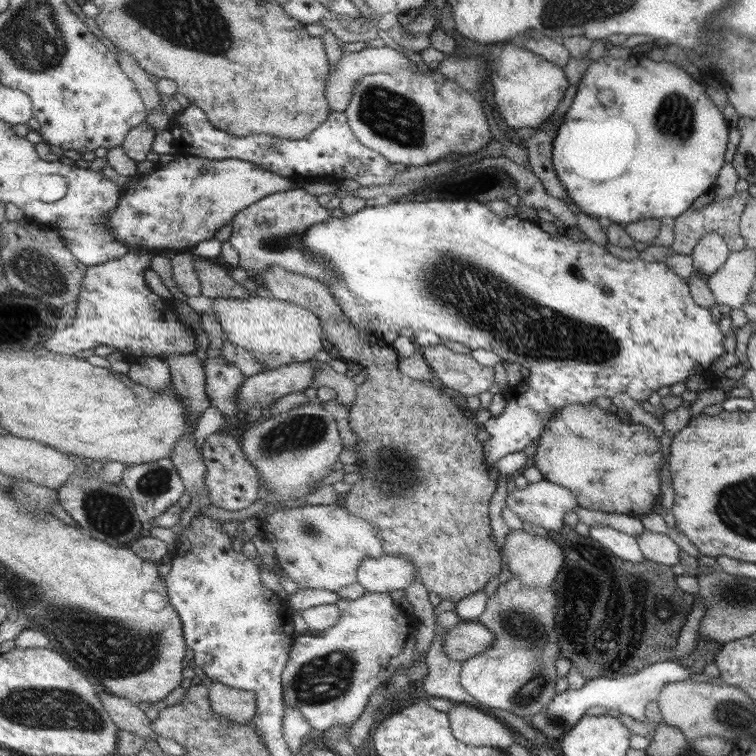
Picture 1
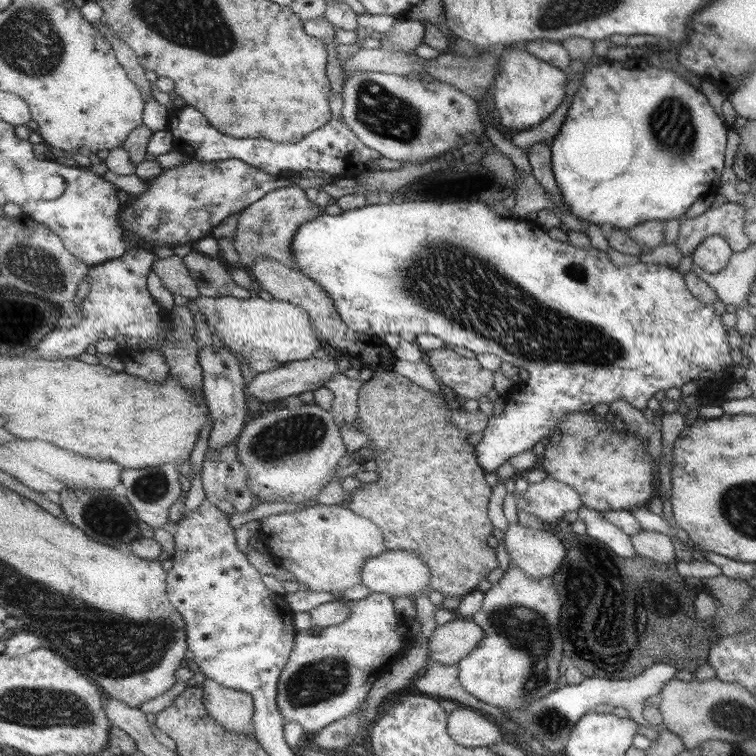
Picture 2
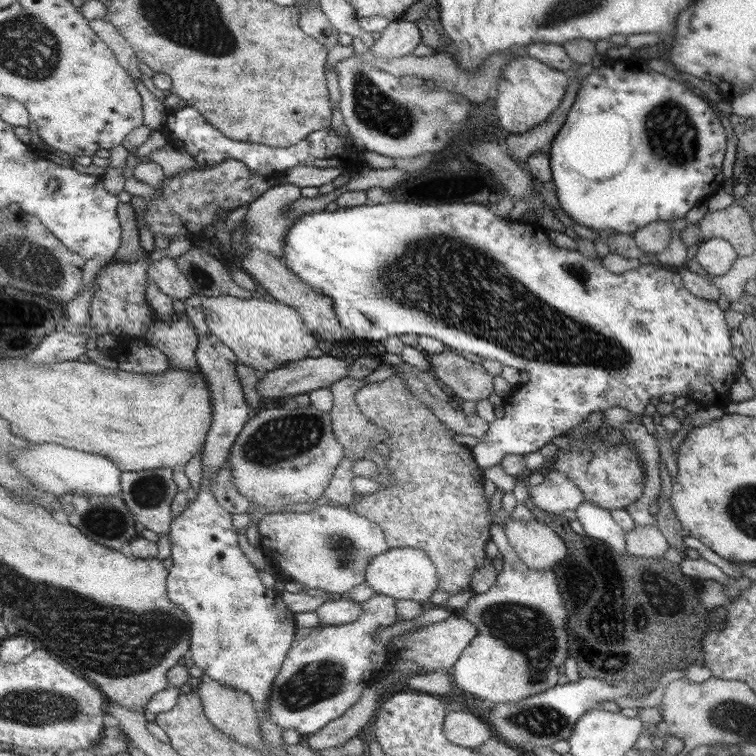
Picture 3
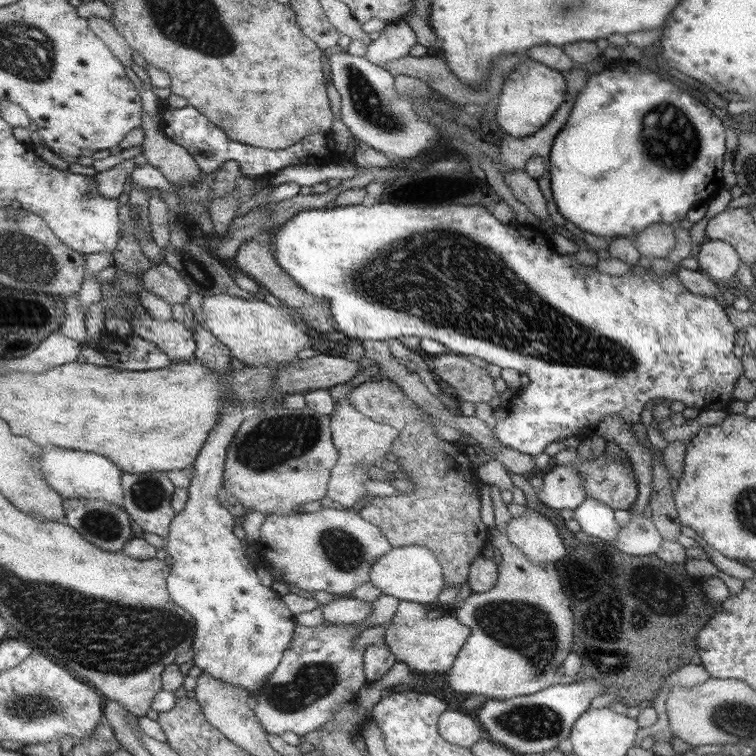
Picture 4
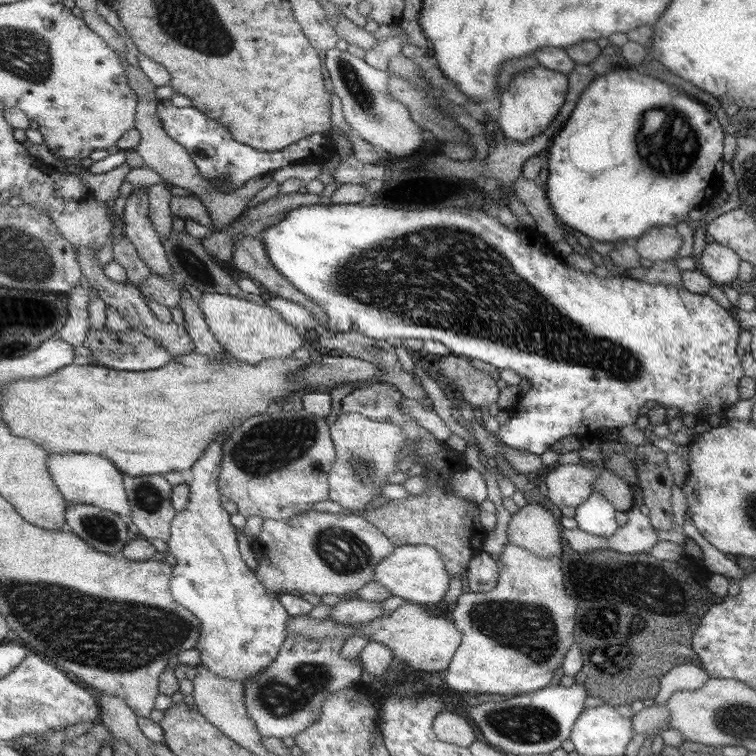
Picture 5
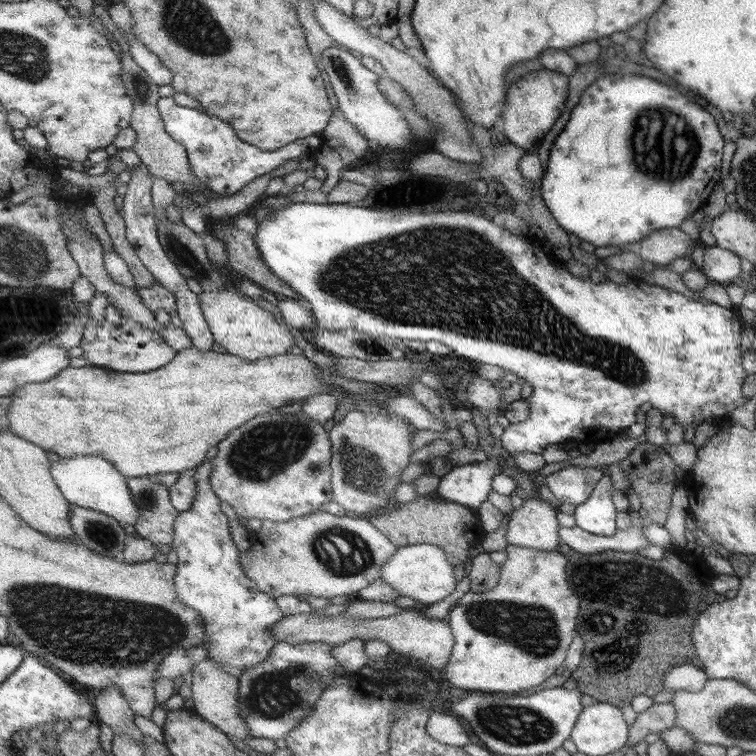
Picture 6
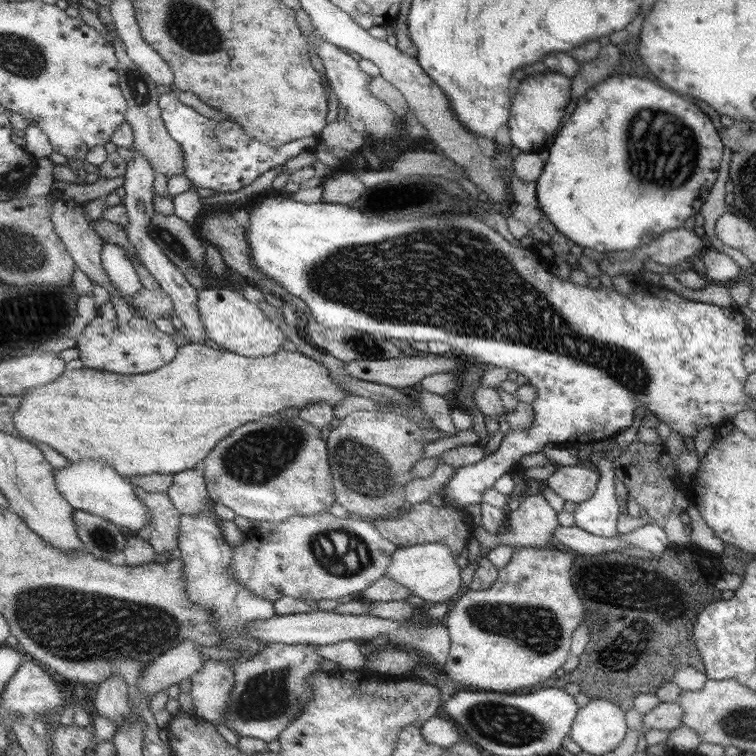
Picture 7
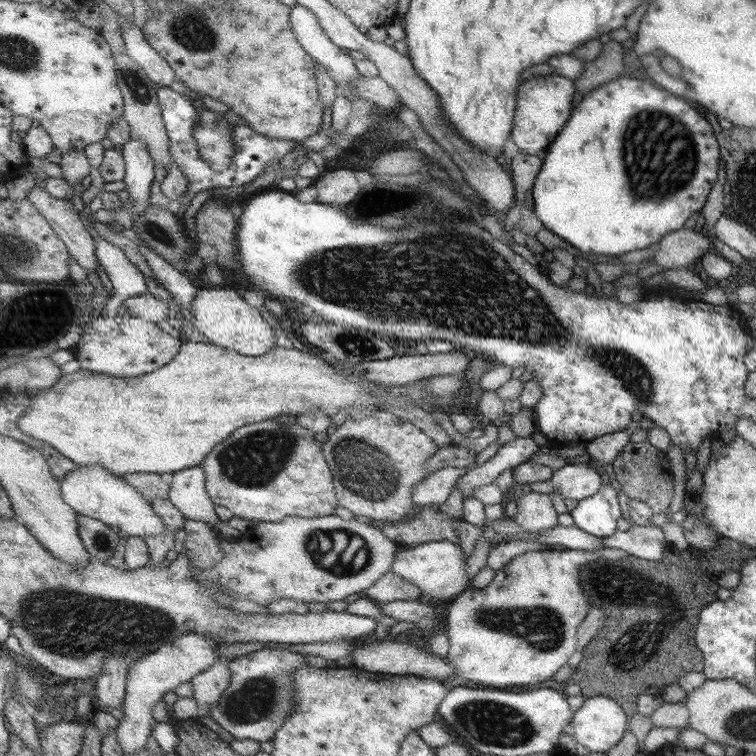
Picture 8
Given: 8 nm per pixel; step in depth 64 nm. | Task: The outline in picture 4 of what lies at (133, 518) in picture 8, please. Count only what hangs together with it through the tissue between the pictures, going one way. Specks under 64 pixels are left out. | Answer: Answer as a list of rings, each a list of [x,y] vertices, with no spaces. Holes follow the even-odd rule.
[[[51,447],[43,450],[39,458],[39,469],[45,479],[62,495],[62,499],[88,499],[103,500],[110,504],[119,506],[125,510],[123,505],[123,470],[120,470],[108,458],[80,450],[62,449]]]

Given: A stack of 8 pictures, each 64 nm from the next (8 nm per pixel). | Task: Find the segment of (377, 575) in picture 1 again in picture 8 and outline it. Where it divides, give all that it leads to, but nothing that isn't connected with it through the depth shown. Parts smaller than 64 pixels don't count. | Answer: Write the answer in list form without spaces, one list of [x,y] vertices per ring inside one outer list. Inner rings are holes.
[[[442,539],[441,541],[425,542],[408,547],[400,553],[396,553],[395,562],[391,566],[391,572],[401,576],[406,582],[418,586],[423,594],[428,594],[438,599],[460,596],[466,591],[471,580],[468,578],[466,556],[458,543]]]

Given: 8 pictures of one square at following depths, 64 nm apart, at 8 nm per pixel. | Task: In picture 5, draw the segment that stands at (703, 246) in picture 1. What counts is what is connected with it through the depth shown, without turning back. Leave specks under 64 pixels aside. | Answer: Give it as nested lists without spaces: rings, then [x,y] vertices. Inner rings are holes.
[[[708,243],[697,262],[702,273],[711,278],[714,284],[721,287],[728,286],[732,280],[738,278],[741,258],[731,247],[718,243]]]

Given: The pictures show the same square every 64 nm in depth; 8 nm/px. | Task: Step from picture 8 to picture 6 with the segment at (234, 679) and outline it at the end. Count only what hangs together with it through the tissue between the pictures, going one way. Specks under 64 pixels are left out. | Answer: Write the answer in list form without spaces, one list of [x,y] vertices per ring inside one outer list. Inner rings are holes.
[[[286,641],[277,642],[271,653],[263,661],[255,665],[244,667],[239,676],[238,716],[245,722],[248,734],[254,738],[268,739],[272,741],[284,738],[295,726],[298,726],[303,718],[306,718],[313,706],[322,696],[324,689],[338,677],[353,675],[354,672],[346,670],[329,652],[334,647],[324,642],[292,644]]]

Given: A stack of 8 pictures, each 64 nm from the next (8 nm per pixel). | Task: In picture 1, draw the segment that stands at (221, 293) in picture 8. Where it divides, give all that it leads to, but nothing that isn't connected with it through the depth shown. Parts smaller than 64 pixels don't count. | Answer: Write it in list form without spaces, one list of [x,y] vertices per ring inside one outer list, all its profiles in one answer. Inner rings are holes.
[[[200,295],[188,297],[188,306],[196,313],[212,313],[221,325],[226,339],[234,346],[243,347],[254,354],[256,360],[278,369],[293,362],[313,361],[314,355],[323,350],[323,327],[320,319],[307,308],[295,303],[268,297],[208,298]]]

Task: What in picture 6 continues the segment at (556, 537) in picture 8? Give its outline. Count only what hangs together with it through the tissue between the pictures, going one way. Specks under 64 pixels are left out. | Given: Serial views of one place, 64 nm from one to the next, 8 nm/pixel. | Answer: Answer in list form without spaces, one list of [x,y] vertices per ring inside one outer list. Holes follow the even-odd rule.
[[[630,512],[633,523],[626,529],[620,529],[612,536],[598,536],[590,534],[576,525],[562,527],[560,529],[561,542],[569,546],[569,552],[580,554],[598,554],[606,550],[616,552],[634,552],[649,546],[649,542],[643,536],[642,527],[648,522],[639,513]]]

